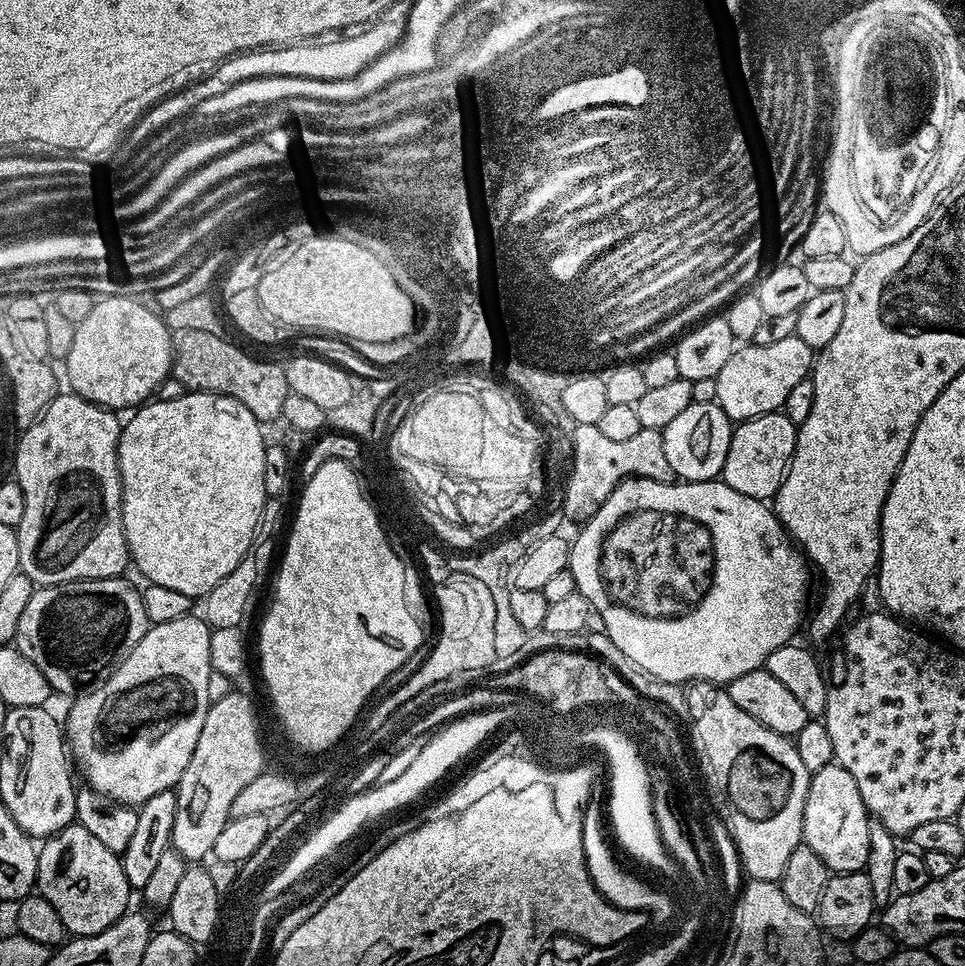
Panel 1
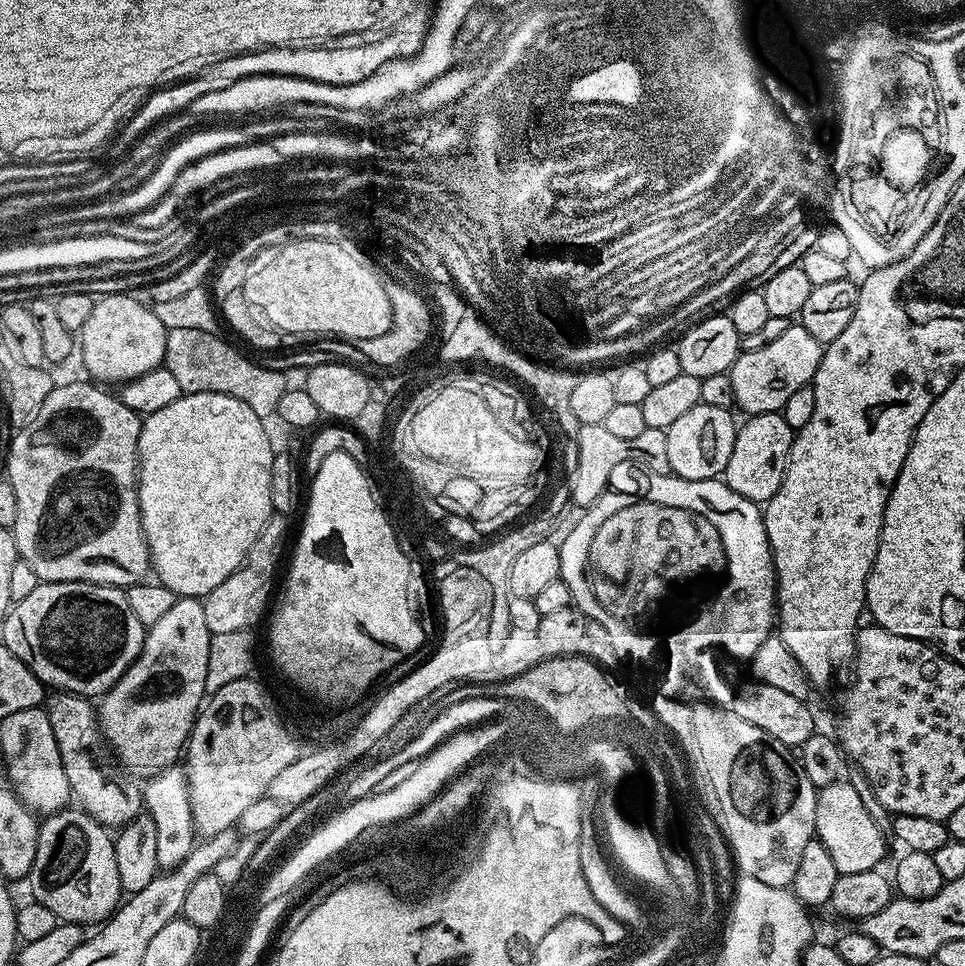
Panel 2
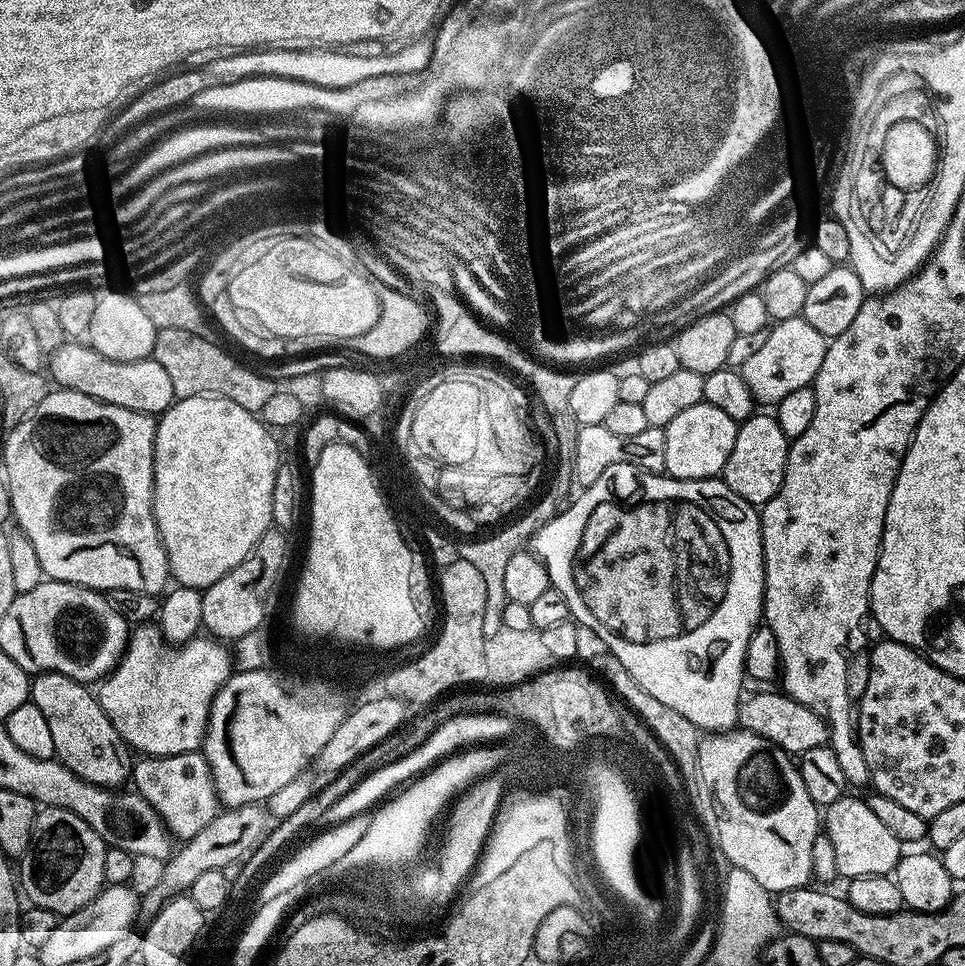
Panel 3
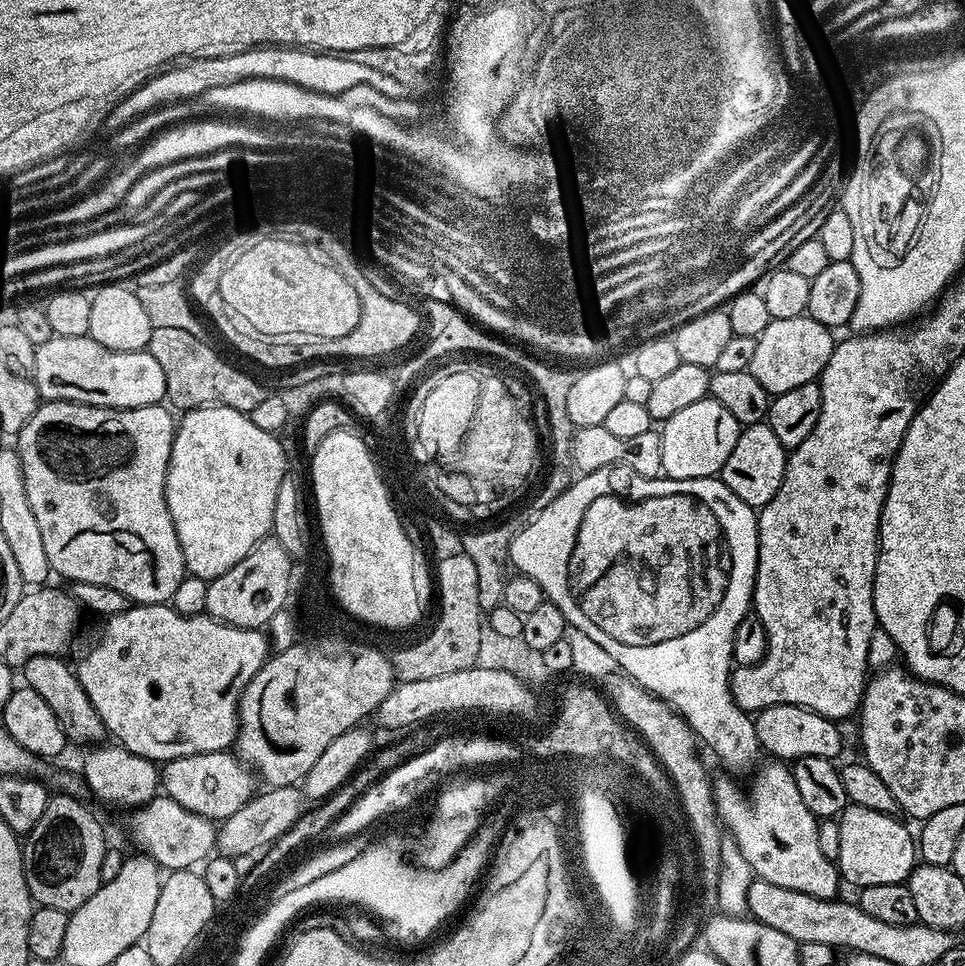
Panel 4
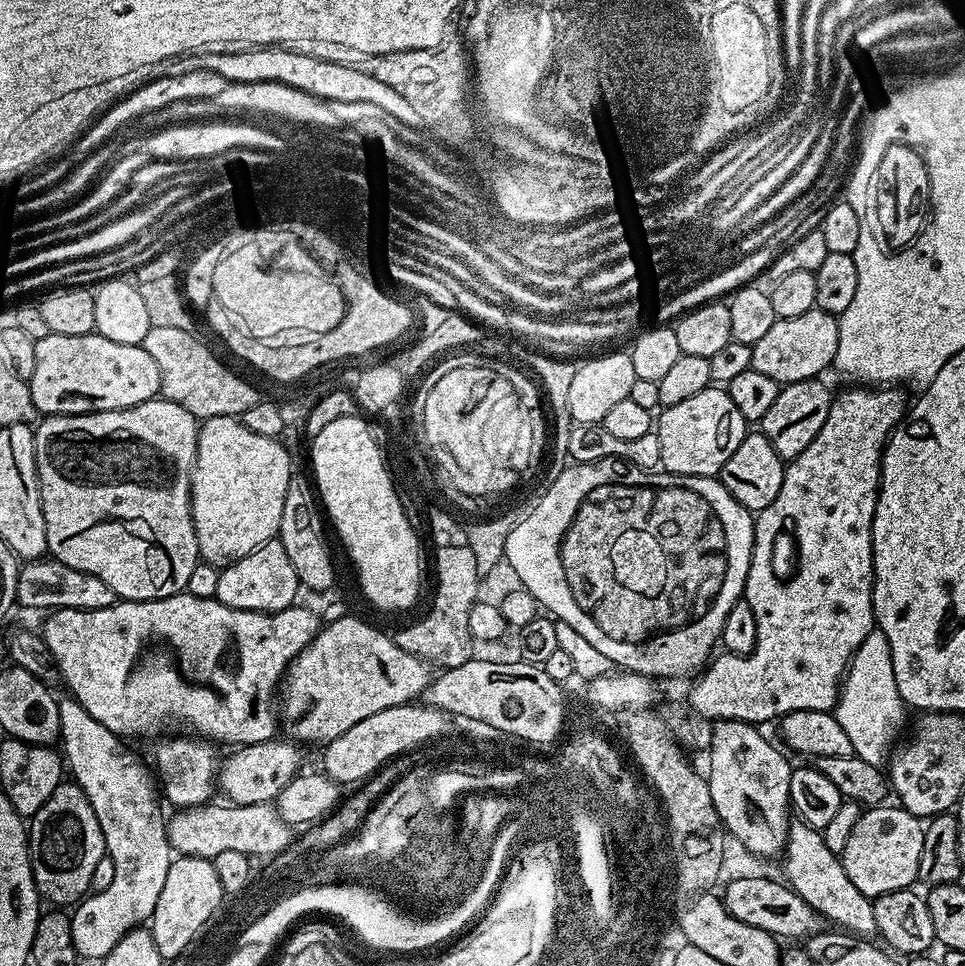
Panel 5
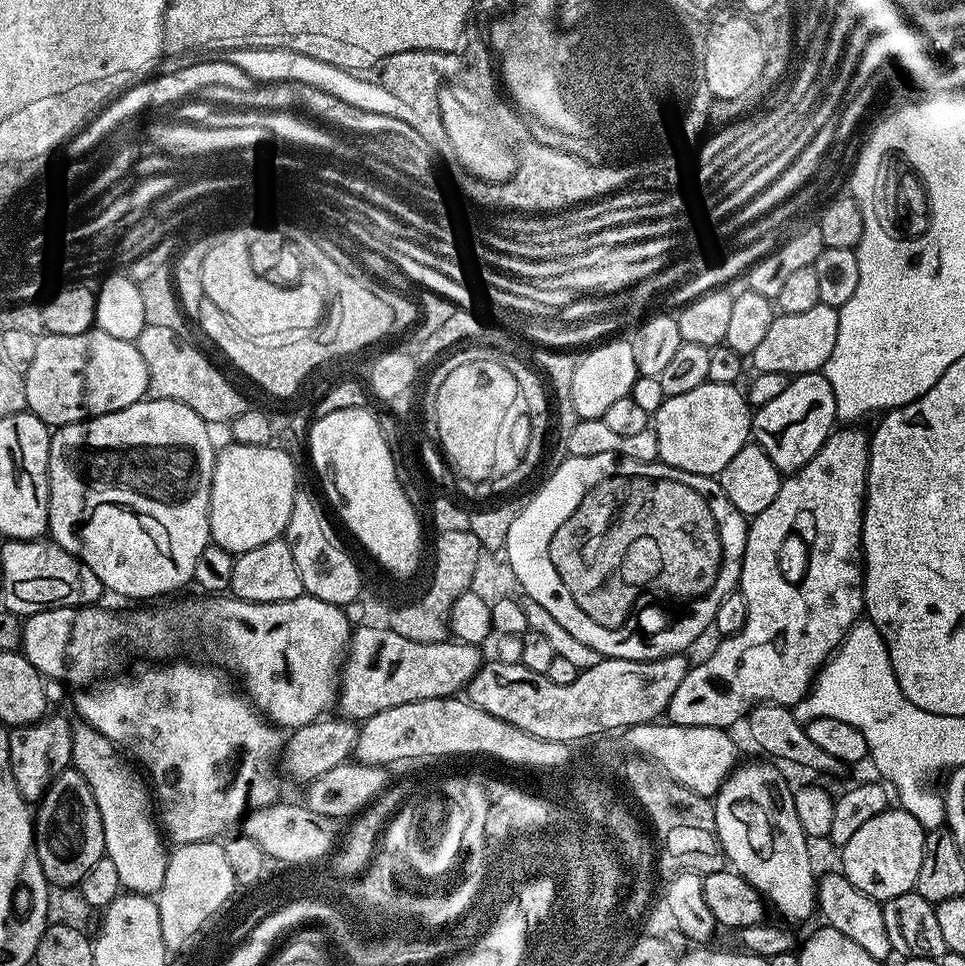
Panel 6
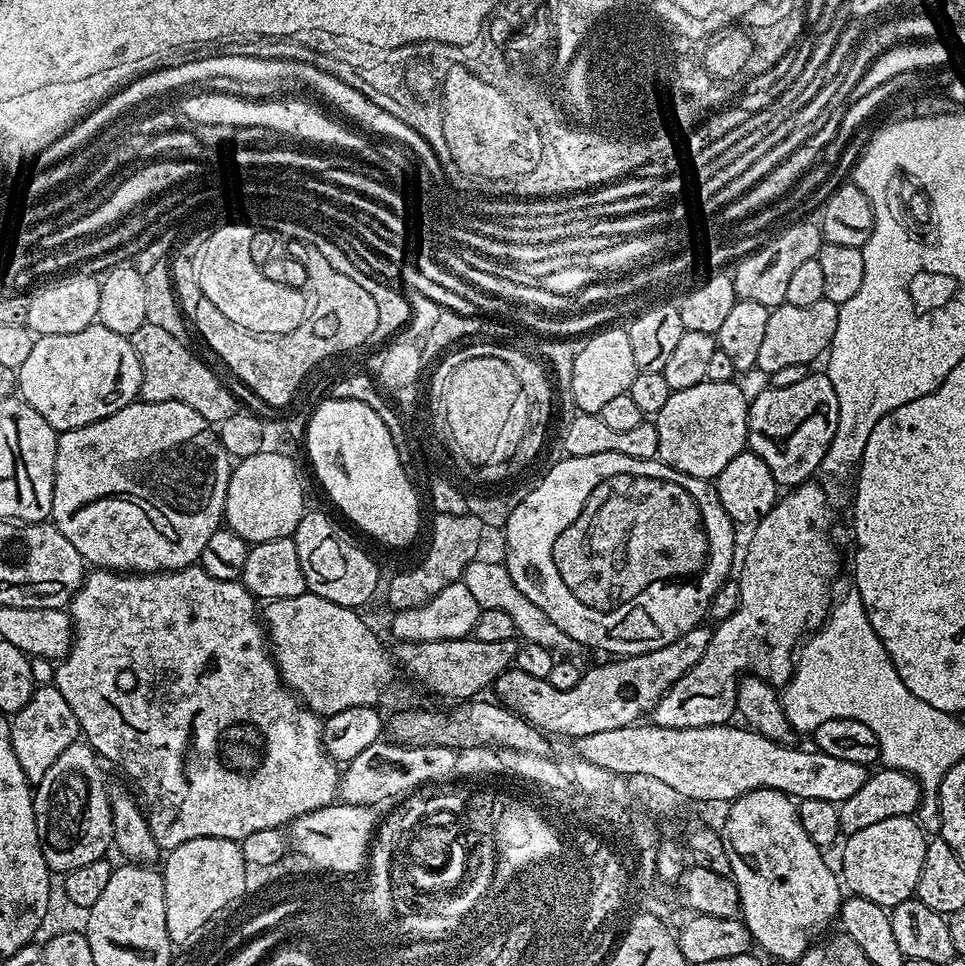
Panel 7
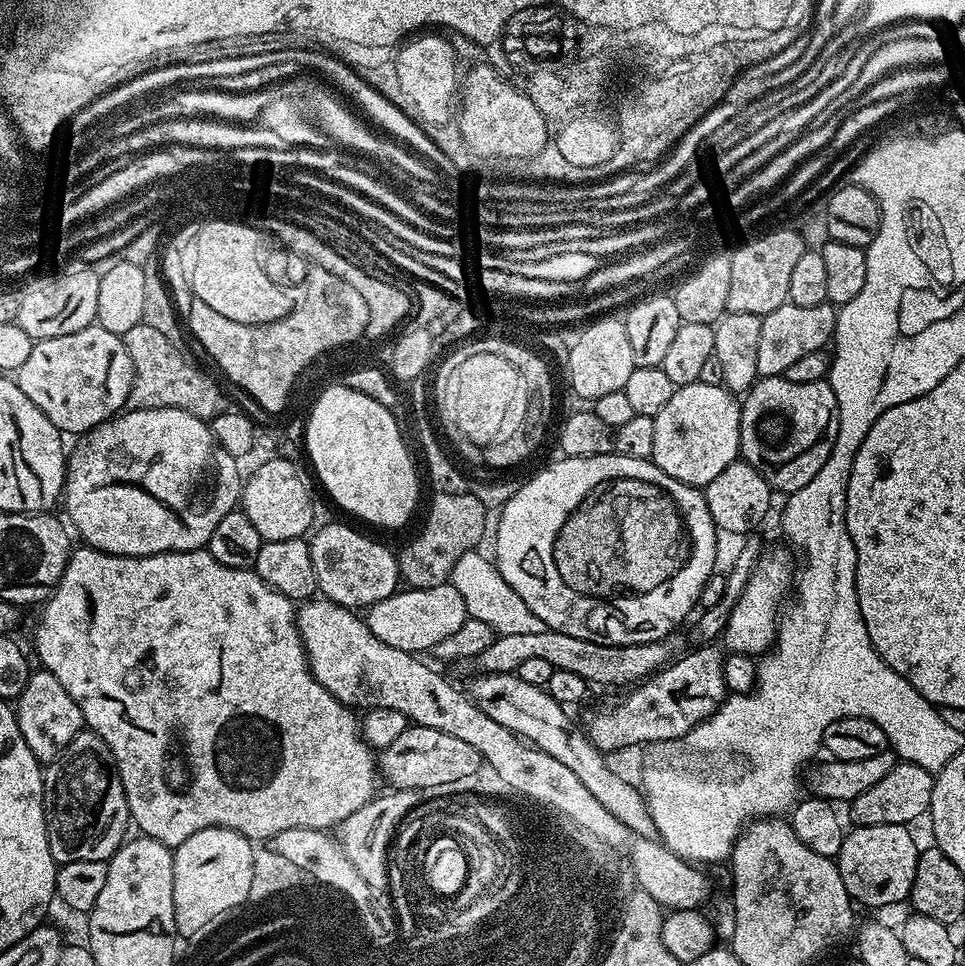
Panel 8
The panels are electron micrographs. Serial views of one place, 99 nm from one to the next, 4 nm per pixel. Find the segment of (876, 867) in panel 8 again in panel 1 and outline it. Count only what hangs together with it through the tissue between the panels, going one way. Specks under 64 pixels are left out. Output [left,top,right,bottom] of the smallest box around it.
[803,762,872,873]

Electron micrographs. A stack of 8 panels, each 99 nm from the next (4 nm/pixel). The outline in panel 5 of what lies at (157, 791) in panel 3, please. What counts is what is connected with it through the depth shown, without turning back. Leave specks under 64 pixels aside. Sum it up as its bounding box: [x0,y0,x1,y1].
[218,738,301,804]

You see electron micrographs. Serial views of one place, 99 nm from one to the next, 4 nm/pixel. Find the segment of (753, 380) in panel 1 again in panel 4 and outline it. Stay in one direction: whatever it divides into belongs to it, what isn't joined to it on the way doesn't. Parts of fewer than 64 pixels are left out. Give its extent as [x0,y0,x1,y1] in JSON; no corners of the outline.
[748,314,834,397]

